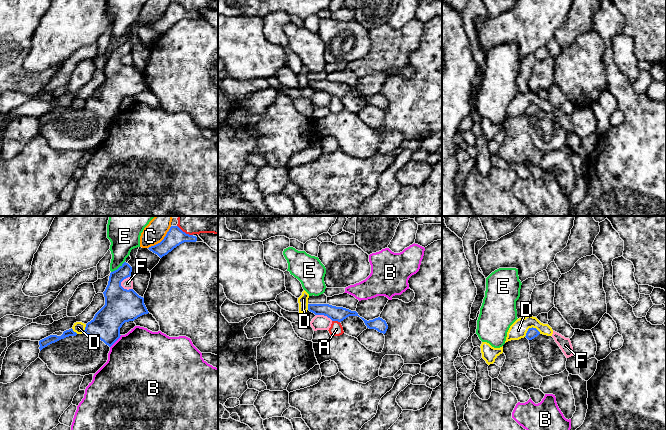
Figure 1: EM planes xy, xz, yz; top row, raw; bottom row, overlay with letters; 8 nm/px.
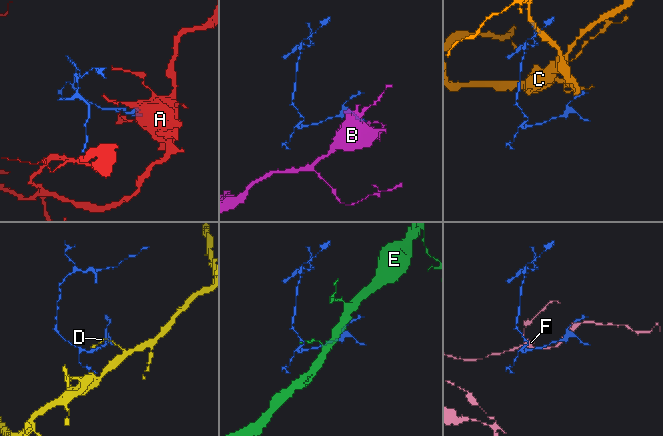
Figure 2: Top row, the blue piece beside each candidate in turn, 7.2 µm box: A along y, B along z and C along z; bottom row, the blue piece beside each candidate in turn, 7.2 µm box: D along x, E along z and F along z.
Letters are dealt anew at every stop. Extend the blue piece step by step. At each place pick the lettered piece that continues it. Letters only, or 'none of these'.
none of these

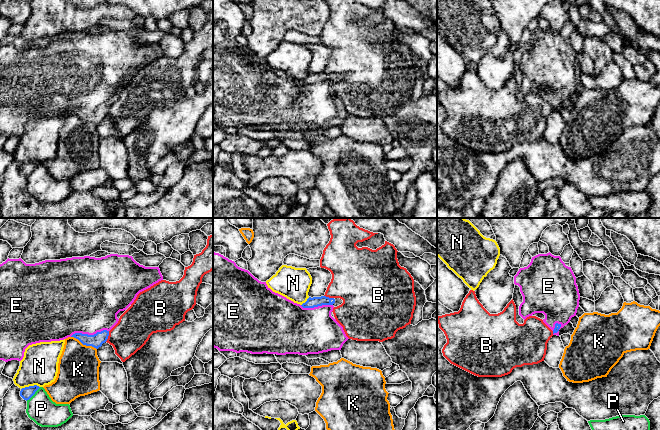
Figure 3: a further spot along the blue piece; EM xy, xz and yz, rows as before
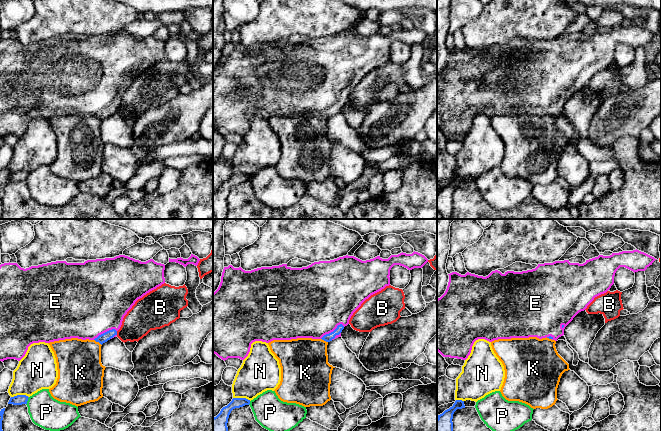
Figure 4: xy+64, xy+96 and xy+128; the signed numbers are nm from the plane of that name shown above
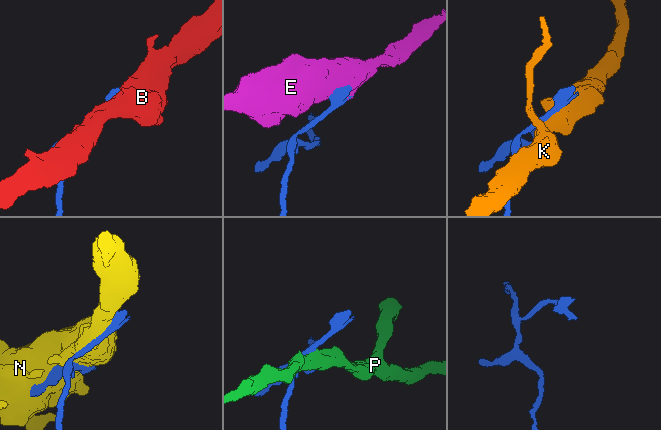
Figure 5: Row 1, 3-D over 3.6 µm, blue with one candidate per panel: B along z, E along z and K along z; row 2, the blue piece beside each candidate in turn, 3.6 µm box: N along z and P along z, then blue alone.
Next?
E

